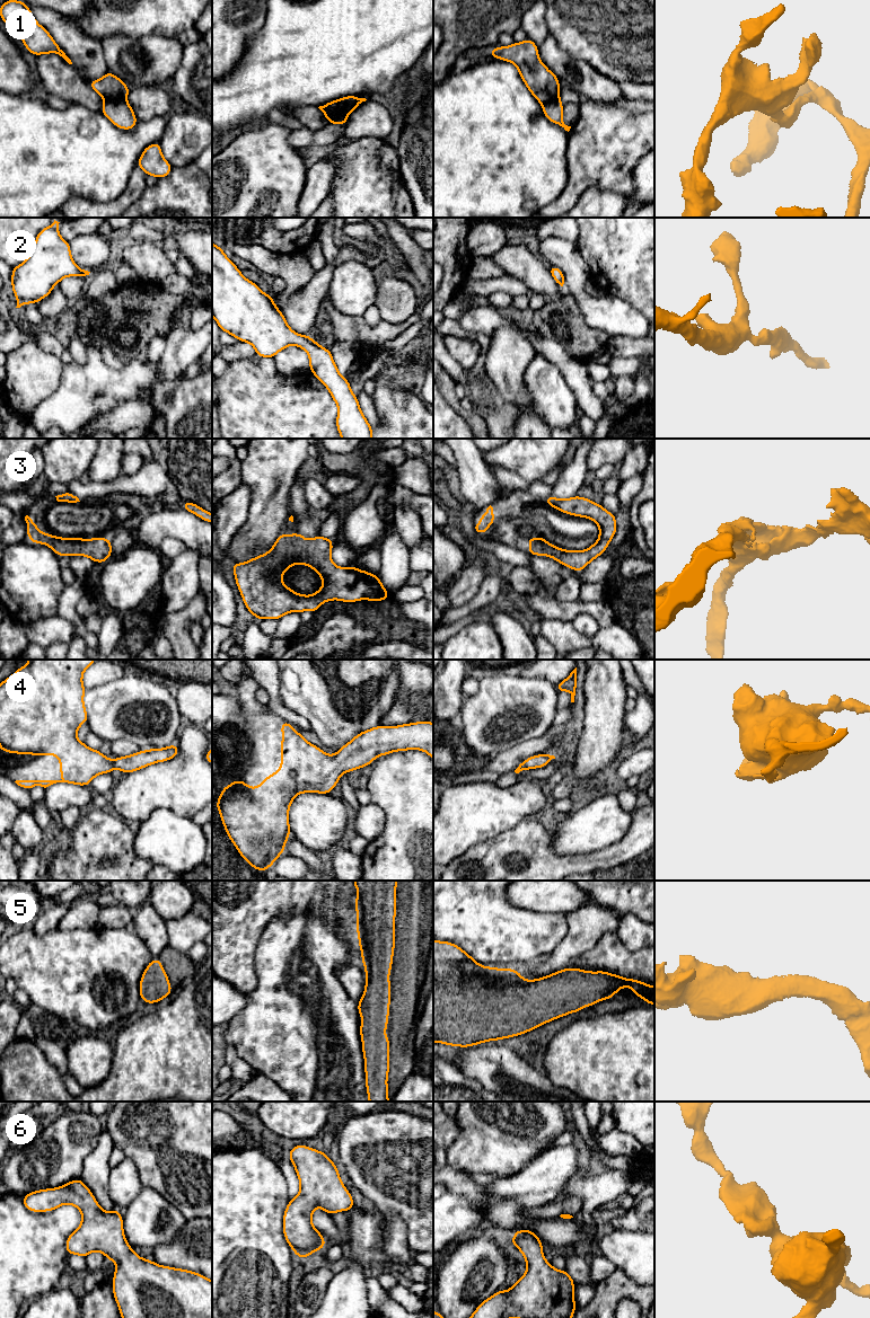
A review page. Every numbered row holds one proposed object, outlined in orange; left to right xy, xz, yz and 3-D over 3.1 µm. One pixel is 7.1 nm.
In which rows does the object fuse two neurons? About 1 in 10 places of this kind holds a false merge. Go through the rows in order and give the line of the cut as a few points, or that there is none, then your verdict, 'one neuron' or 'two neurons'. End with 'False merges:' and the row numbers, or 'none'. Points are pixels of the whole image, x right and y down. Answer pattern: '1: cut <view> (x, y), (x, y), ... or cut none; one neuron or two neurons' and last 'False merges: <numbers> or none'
1: cut xz (348, 114), (328, 114), (326, 116); two neurons
2: cut none; one neuron
3: cut none; one neuron
4: cut none; one neuron
5: cut none; one neuron
6: cut none; one neuron
False merges: 1

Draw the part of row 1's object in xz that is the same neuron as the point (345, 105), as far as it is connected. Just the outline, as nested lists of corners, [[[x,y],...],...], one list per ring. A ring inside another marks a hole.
[[[346,96],[334,101],[329,101],[318,108],[325,114],[328,115],[343,115],[350,114],[355,109],[362,101],[366,101],[366,98],[359,98],[358,96]]]

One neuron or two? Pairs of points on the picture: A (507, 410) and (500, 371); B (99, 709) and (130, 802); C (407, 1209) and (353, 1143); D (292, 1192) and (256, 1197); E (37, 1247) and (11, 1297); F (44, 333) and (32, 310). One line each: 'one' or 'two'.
A: two
B: two
C: one
D: two
E: one
F: two

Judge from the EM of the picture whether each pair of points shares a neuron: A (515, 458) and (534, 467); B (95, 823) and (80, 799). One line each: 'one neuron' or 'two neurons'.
A: one neuron
B: two neurons

